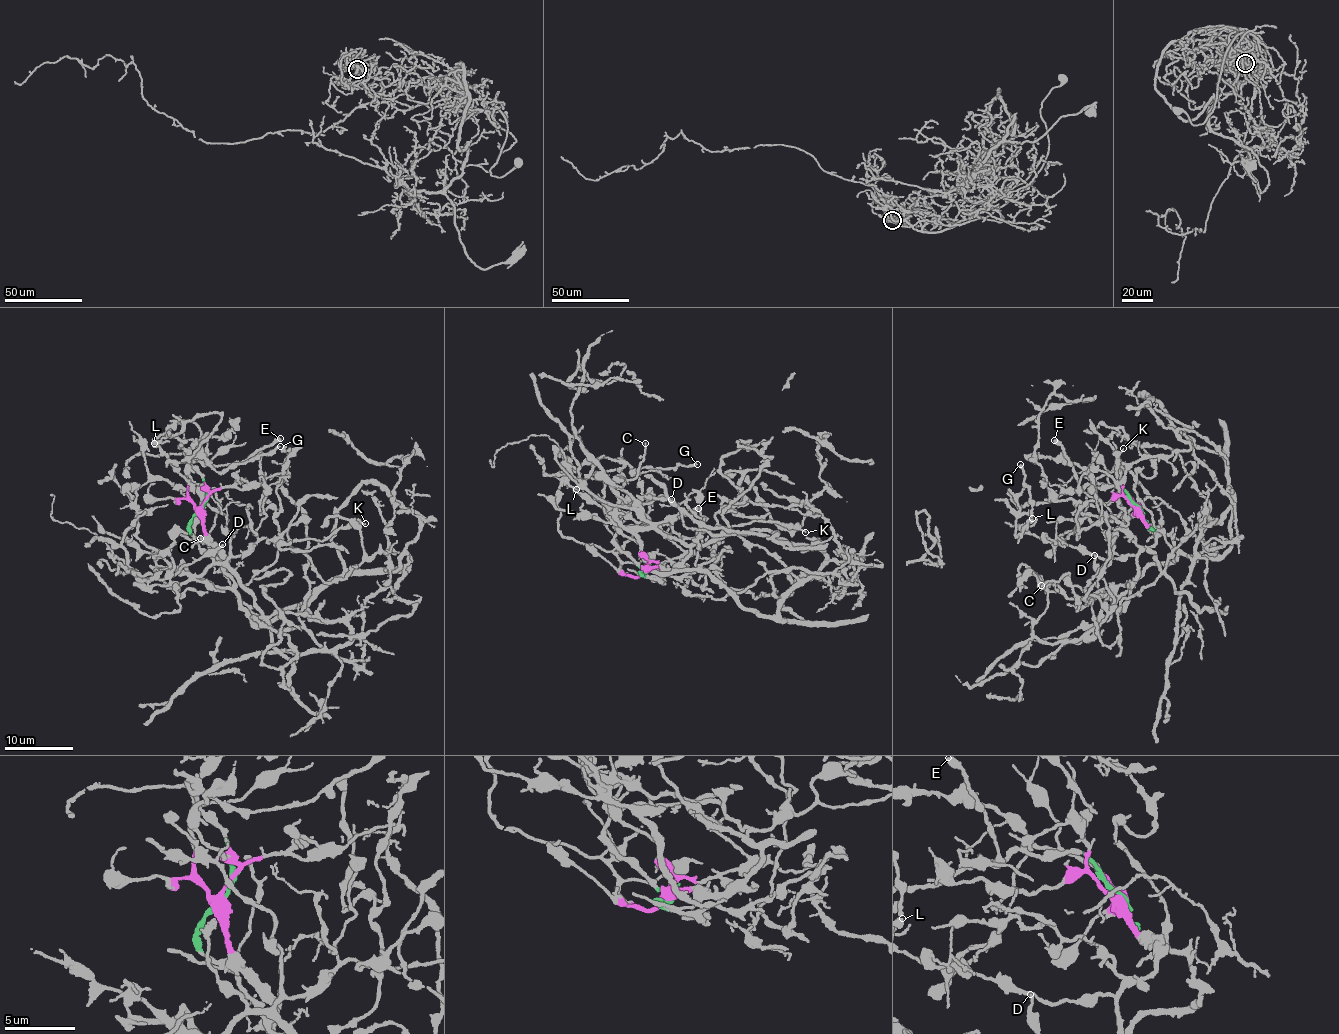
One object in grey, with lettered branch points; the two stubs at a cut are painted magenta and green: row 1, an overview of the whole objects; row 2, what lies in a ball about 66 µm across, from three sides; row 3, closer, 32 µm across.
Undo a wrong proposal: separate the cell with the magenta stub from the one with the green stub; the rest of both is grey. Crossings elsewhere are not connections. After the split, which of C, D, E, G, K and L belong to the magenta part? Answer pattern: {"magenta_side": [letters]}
{"magenta_side": ["C", "D", "K"]}

